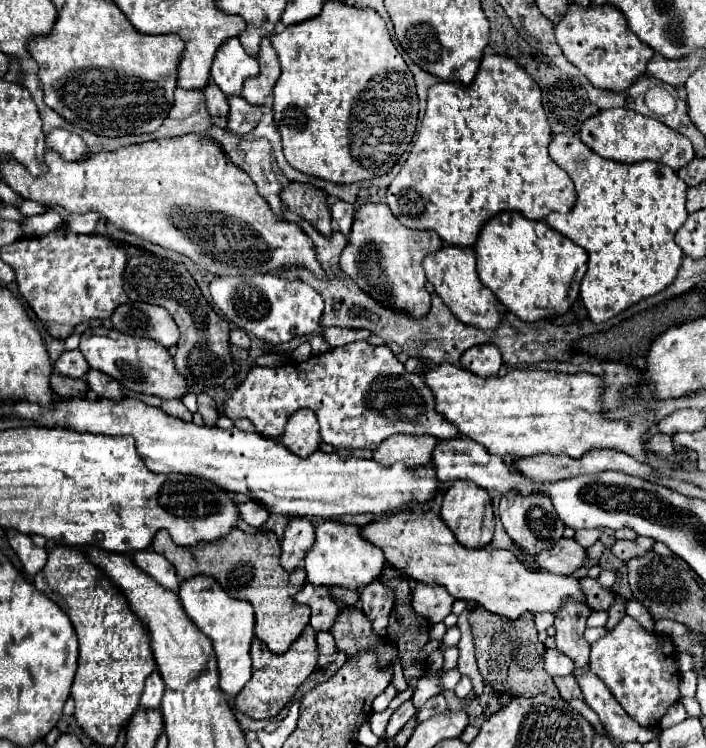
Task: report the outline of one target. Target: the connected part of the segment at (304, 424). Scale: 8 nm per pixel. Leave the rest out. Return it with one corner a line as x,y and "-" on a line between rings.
308,408
296,410
292,414
292,418
288,418
288,422
286,422
286,428
282,434
282,444
298,456
308,456
314,450
318,450
320,434
318,434
316,414

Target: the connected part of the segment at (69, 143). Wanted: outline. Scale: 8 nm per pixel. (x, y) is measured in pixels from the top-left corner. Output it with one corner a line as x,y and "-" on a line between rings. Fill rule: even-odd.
56,128
56,130
52,130
46,136
46,142
48,142
50,150
58,152
64,160
78,160
78,158
86,156
86,144
84,144
84,140
78,134
70,132
70,130

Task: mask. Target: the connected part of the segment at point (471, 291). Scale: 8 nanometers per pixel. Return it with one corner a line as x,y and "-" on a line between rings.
444,246
438,252
432,252
424,258
424,272
428,282
432,284
434,292
448,304
448,308
466,324
474,324
486,330
492,330
492,326
498,326
502,318
502,310
498,300
494,298
492,290
484,288
476,274
476,254
474,248
466,246

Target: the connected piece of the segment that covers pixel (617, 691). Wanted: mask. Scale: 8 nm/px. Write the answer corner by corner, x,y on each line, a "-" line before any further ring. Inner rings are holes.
624,616
614,630
590,648
590,668
604,680
624,712
640,726
658,726
666,710
680,700
676,648
668,636
646,632
634,618

